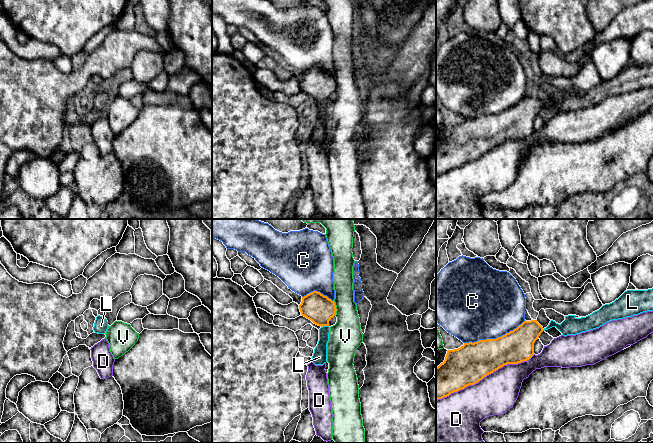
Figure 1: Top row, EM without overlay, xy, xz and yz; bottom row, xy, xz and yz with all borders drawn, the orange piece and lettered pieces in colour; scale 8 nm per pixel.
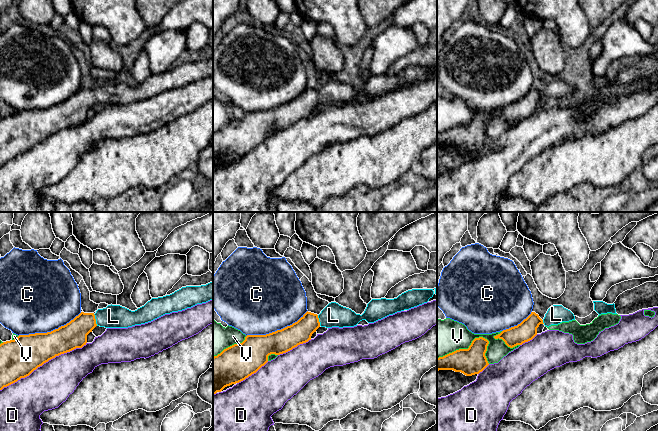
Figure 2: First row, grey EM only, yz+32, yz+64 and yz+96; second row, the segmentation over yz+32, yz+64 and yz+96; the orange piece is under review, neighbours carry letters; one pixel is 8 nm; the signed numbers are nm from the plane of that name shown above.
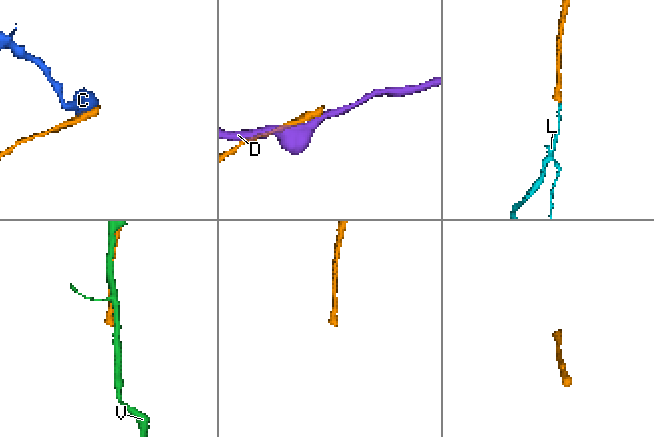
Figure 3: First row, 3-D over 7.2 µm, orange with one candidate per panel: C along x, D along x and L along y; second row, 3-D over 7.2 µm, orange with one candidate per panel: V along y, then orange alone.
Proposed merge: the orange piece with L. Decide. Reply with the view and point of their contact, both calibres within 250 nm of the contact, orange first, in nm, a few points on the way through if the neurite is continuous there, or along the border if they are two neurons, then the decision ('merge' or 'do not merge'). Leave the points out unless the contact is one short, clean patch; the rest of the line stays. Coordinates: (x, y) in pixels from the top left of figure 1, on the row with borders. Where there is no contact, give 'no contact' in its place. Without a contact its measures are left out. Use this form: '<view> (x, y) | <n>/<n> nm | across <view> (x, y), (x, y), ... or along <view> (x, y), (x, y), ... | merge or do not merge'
xz (324, 325) | 220/110 nm | merge

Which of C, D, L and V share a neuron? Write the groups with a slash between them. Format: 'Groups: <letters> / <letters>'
Groups: C / D / L / V

